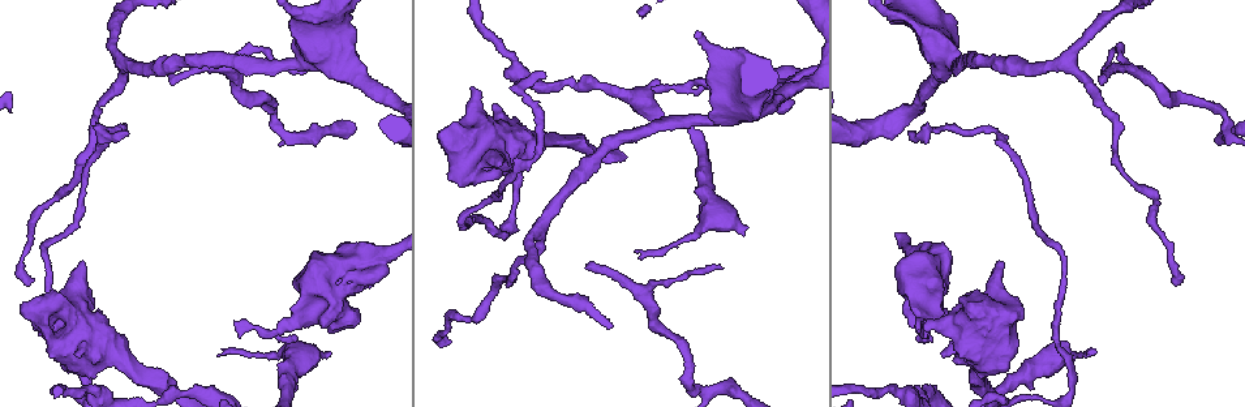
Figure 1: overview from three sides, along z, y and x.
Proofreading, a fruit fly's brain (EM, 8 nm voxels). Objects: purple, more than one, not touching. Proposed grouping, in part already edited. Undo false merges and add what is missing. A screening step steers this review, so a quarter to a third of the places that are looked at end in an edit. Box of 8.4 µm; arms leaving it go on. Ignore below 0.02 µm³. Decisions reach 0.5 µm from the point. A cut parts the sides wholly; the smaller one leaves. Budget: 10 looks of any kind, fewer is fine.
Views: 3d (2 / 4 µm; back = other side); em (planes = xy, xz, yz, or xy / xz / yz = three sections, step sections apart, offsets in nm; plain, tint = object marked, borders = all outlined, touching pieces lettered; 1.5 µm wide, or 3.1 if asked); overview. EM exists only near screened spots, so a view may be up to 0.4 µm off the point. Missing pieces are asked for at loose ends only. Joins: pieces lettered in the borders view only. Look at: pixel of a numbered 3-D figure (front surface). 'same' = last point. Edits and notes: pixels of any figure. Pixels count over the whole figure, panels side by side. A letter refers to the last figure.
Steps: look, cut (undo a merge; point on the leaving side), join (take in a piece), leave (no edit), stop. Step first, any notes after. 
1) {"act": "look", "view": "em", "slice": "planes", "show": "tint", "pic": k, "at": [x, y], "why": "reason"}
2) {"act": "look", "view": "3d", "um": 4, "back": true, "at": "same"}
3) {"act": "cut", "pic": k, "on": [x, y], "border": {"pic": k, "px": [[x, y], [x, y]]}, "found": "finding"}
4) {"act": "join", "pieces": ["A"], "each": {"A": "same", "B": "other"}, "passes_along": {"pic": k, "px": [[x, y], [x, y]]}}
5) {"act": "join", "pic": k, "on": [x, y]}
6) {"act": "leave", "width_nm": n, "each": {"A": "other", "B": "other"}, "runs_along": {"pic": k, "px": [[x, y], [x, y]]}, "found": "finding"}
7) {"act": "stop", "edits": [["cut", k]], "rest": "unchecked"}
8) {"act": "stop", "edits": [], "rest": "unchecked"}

{"act": "look", "view": "3d", "um": 4, "pic": 1, "at": [330, 354], "why": "an open end"}

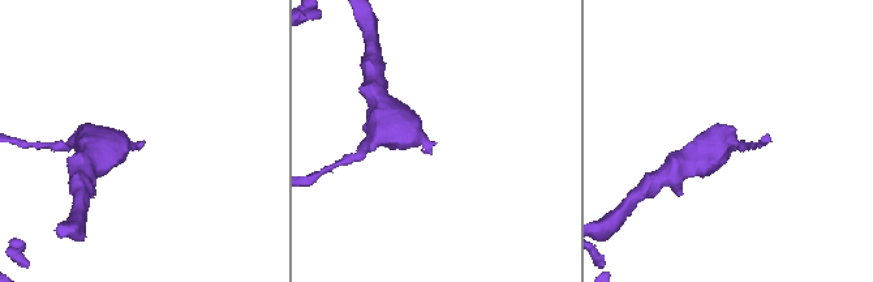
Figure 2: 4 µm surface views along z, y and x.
{"act": "look", "view": "em", "slice": "yz", "step": 4, "show": "tint", "pic": 2, "at": [144, 141], "why": "shape alone is not enough"}

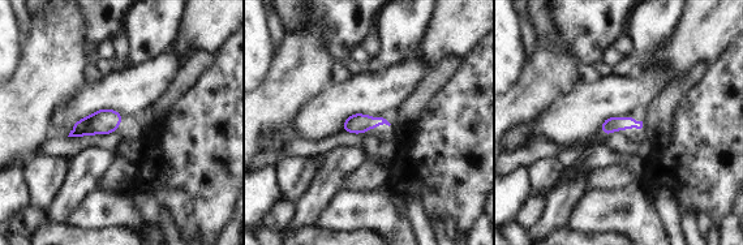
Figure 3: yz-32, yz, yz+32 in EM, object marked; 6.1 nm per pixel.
{"act": "look", "view": "em", "slice": "planes", "show": "borders", "at": "same", "why": "cut it another way"}

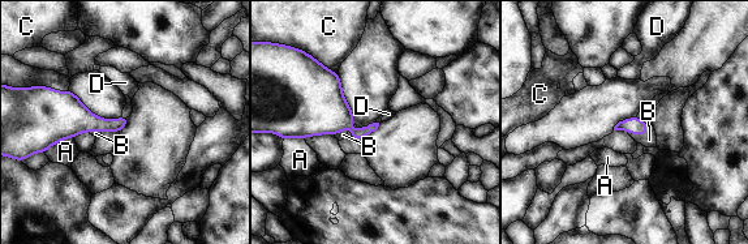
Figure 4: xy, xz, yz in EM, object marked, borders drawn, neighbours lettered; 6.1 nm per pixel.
{"act": "join", "pic": 4, "on": [649, 140], "longest_contact_nm": ["A", 200], "each": {"A": "other", "B": "same", "C": "other", "D": "other"}, "passes_along": {"pic": 4, "px": [[635, 125], [640, 135], [649, 140]]}, "found": "it goes on there"}

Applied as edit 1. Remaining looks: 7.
{"act": "look", "view": "overview"}

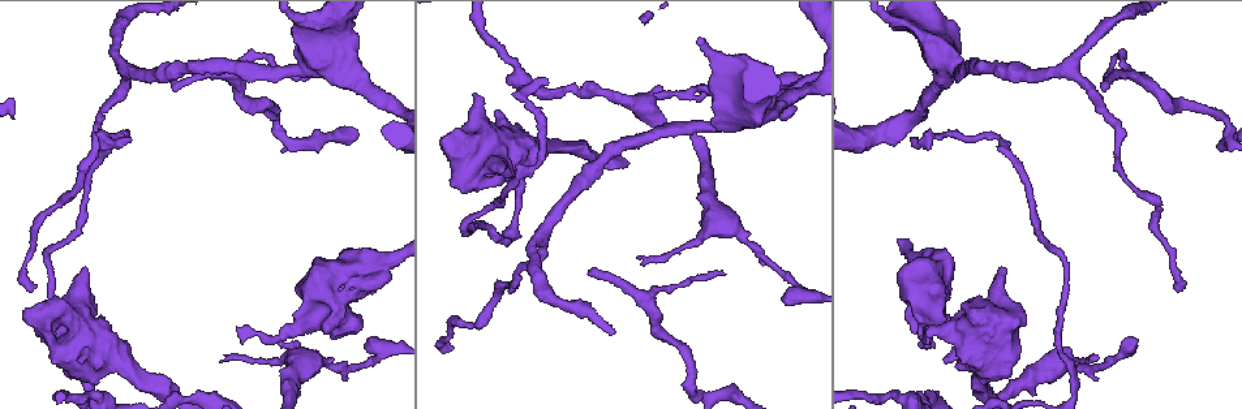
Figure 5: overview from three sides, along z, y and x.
{"act": "look", "view": "em", "slice": "planes", "show": "borders", "pic": 5, "at": [287, 333], "why": "thick turns thin"}

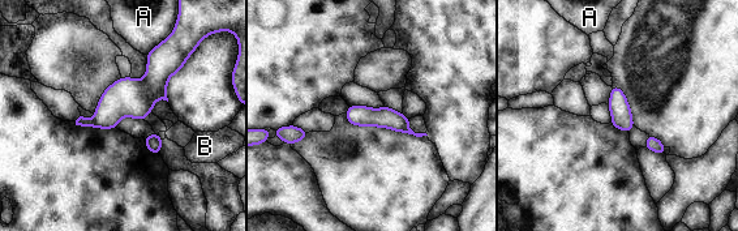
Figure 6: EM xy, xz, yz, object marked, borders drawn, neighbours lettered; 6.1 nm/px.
{"act": "cut", "pic": 6, "on": [84, 122], "each": {"A": "other", "B": "other"}, "found": "two neurons meet here"}

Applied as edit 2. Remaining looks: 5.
{"act": "look", "view": "em", "slice": "planes", "show": "borders", "pic": 5, "at": [306, 78], "why": "tapers out"}

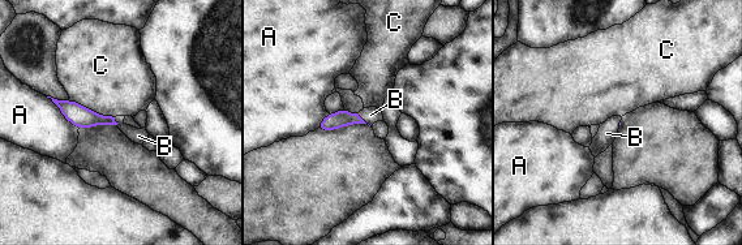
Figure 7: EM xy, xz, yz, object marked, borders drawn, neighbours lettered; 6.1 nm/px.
{"act": "join", "pic": 7, "on": [370, 115], "each": {"A": "other", "B": "same", "C": "other"}, "passes_along": {"pic": 7, "px": [[331, 121], [363, 120], [370, 115]]}, "found": "the neuron continues"}

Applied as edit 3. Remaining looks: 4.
{"act": "look", "view": "overview"}

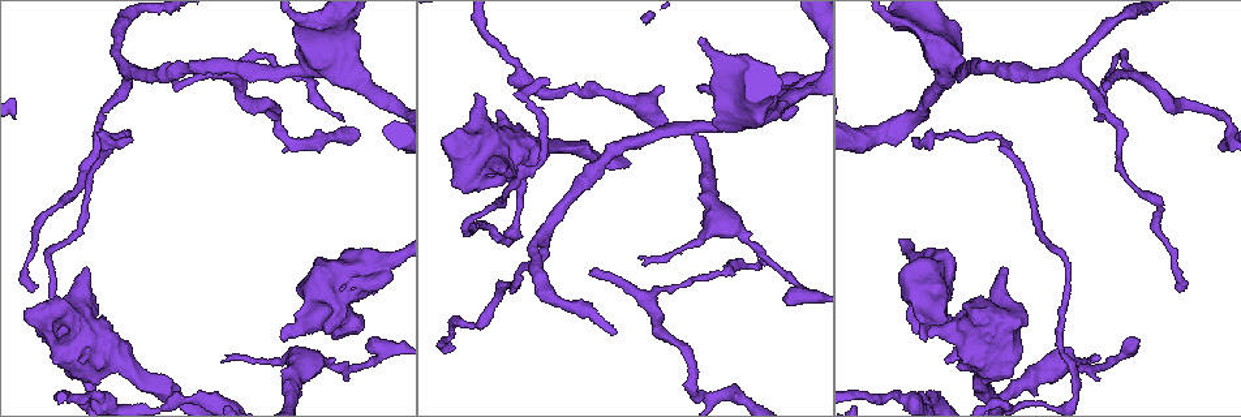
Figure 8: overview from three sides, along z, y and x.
{"act": "look", "view": "em", "slice": "yz", "step": 8, "show": "borders", "pic": 8, "at": [775, 98], "why": "thick end"}

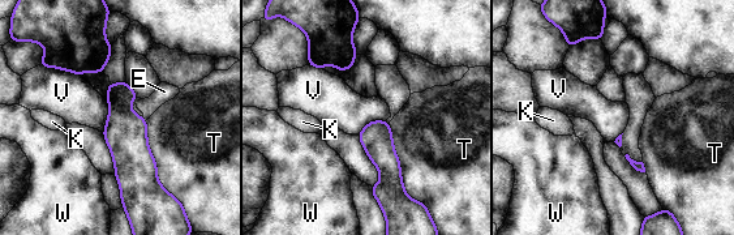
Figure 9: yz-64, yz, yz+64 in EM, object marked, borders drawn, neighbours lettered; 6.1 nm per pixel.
{"act": "look", "view": "em", "slice": "planes", "show": "borders", "at": "same", "why": "another direction"}

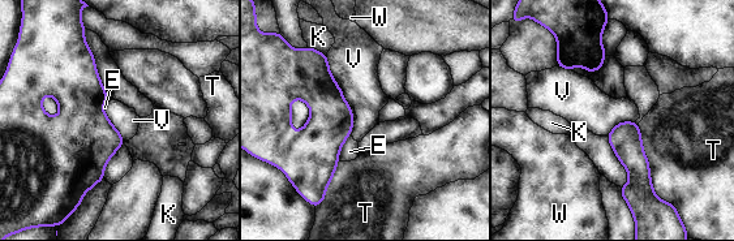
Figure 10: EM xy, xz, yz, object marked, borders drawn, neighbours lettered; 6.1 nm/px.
{"act": "leave", "each": {"E": "other", "K": "other", "T": "other", "V": "other", "W": "other"}, "border": {"pic": 10, "px": [[326, 55], [333, 78], [352, 107]]}, "found": "none of them fits"}

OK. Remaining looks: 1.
{"act": "stop", "edits": [["join", 4], ["cut", 6], ["join", 7]], "rest": "unchecked"}

